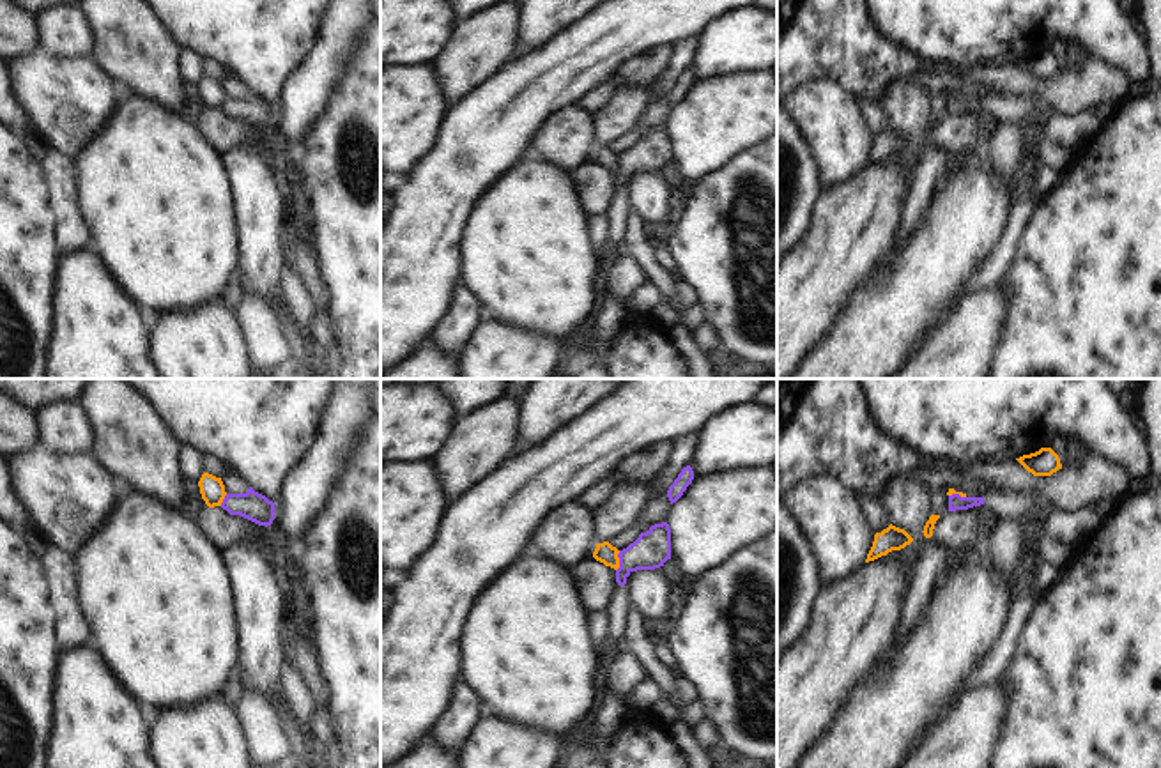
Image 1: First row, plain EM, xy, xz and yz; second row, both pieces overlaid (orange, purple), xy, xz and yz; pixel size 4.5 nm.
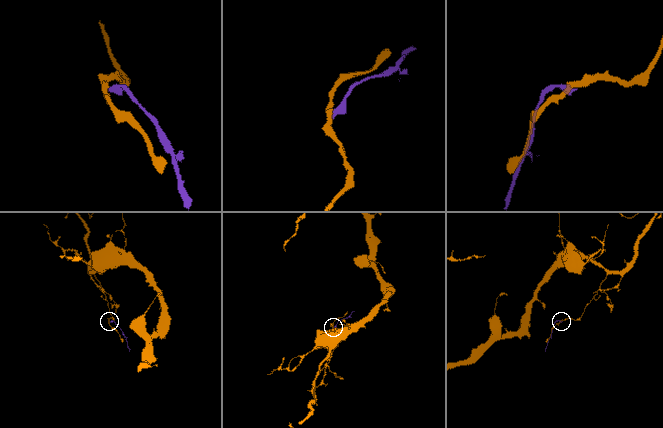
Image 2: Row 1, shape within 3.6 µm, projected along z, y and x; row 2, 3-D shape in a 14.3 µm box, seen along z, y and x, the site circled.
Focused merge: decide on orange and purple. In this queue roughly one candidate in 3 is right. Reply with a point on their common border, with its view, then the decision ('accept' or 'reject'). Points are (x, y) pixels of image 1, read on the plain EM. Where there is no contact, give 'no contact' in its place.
xz (618, 165) | reject

